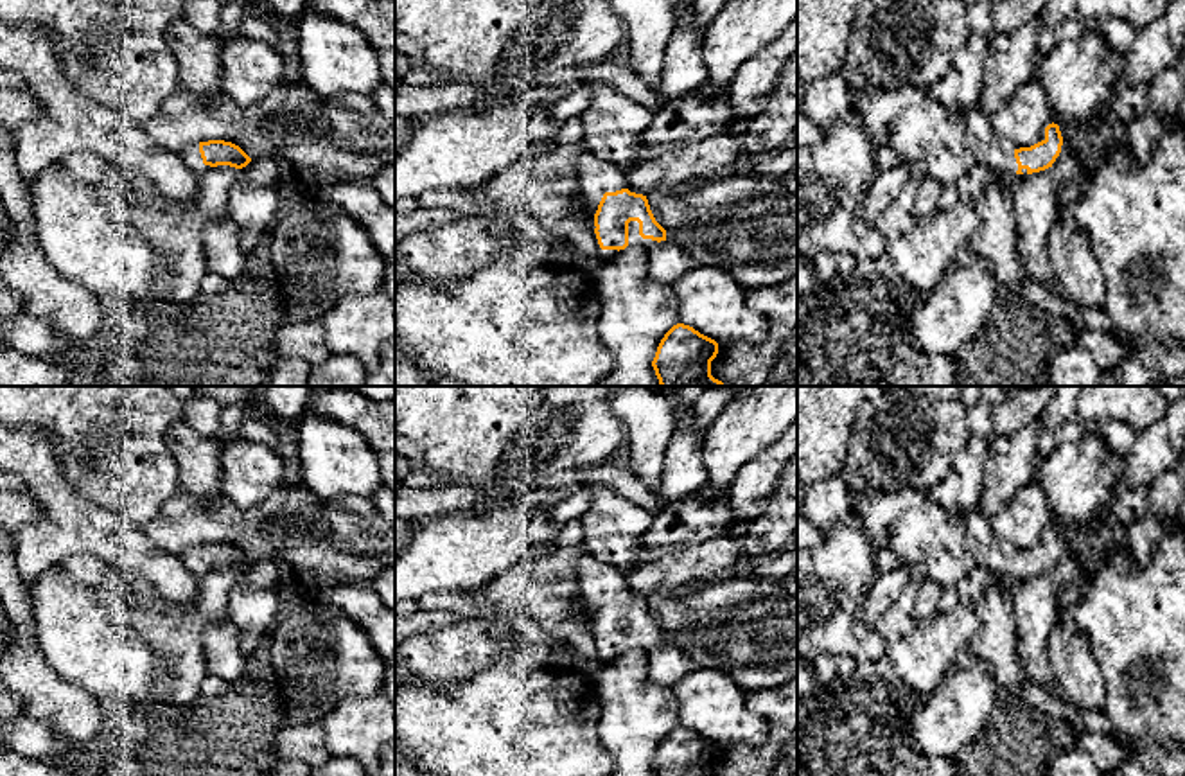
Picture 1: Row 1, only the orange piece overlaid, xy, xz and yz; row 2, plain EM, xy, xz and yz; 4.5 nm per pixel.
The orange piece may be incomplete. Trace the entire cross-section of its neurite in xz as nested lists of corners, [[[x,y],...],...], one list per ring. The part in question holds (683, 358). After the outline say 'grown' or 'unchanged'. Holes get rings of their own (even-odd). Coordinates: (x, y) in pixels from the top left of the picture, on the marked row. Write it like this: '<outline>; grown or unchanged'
[[[673,325],[661,340],[652,366],[661,386],[727,386],[711,375],[718,343],[689,325]]]; unchanged

